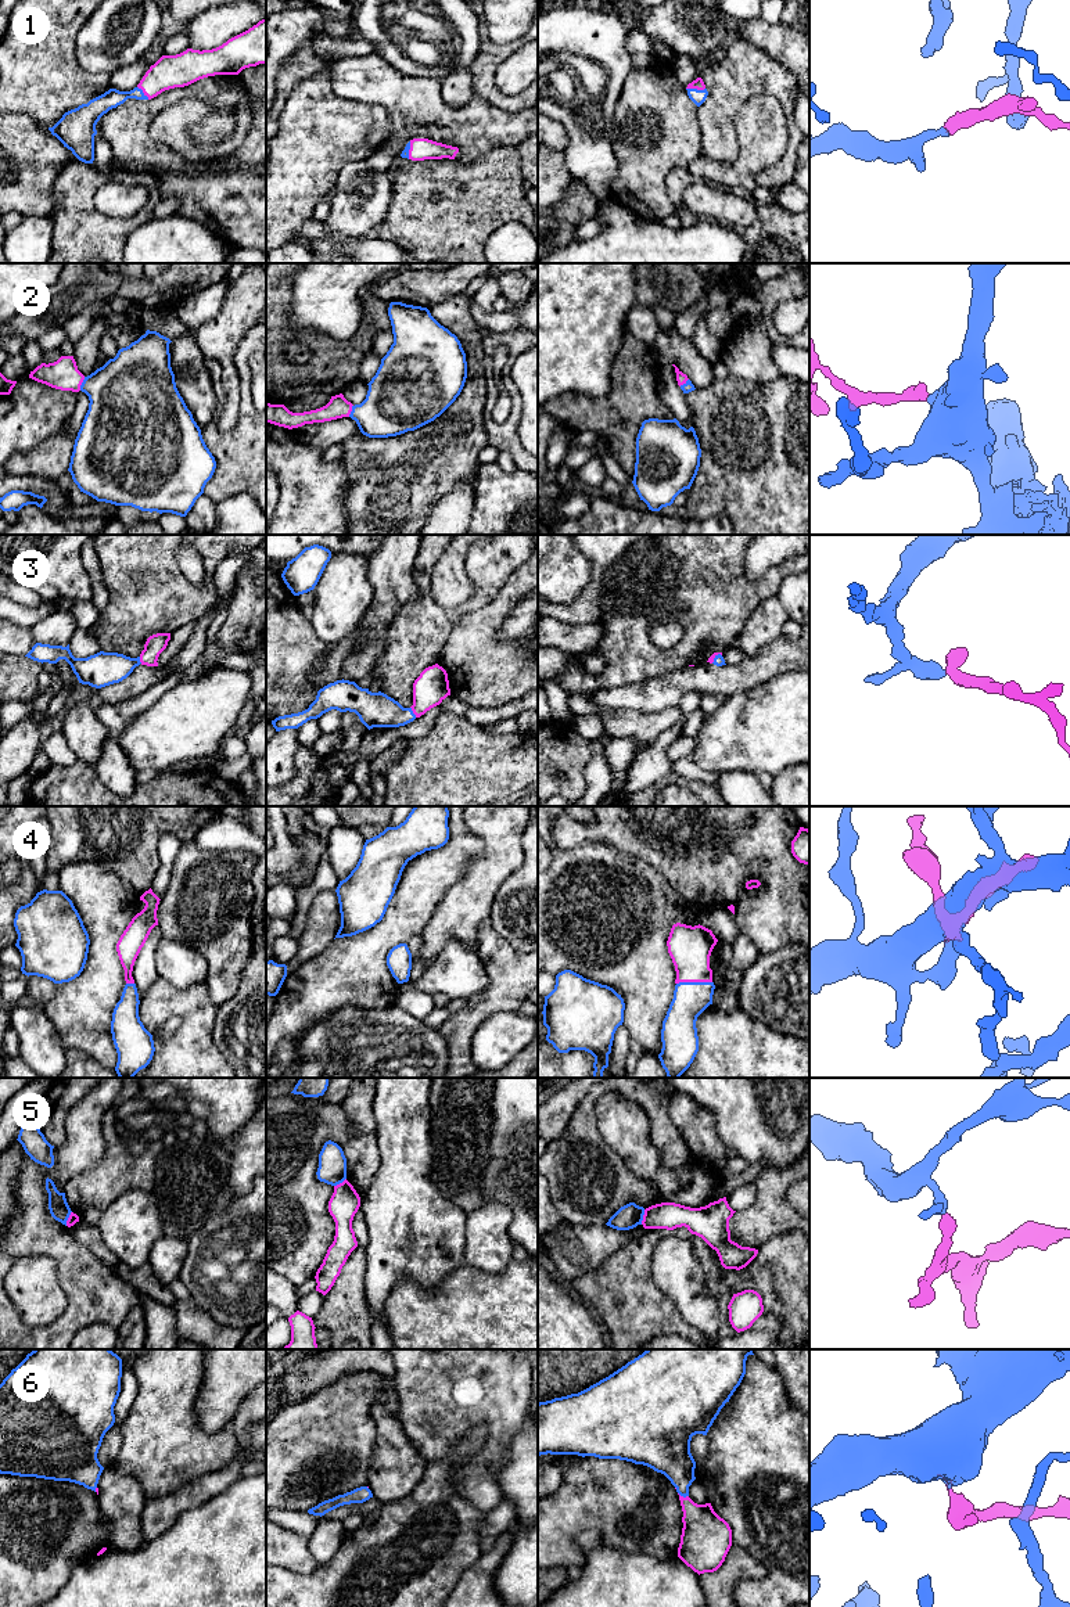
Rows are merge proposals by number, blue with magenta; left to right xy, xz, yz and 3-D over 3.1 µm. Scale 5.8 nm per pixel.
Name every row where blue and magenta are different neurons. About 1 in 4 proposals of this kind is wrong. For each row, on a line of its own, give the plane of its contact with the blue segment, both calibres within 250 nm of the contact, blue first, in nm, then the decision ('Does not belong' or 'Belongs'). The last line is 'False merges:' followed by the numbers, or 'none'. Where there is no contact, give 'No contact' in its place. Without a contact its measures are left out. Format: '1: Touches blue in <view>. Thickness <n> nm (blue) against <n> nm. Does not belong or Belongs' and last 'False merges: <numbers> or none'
1: Touches blue in yz. Thickness 80 nm (blue) against 60 nm. Belongs
2: Touches blue in xy. Thickness 400 nm (blue) against 180 nm. Belongs
3: Touches blue in xz. Thickness 200 nm (blue) against 190 nm. Belongs
4: Touches blue in yz. Thickness 200 nm (blue) against 240 nm. Belongs
5: Touches blue in yz. Thickness 140 nm (blue) against 160 nm. Does not belong
6: Touches blue in yz. Thickness 220 nm (blue) against 260 nm. Belongs
False merges: 5

